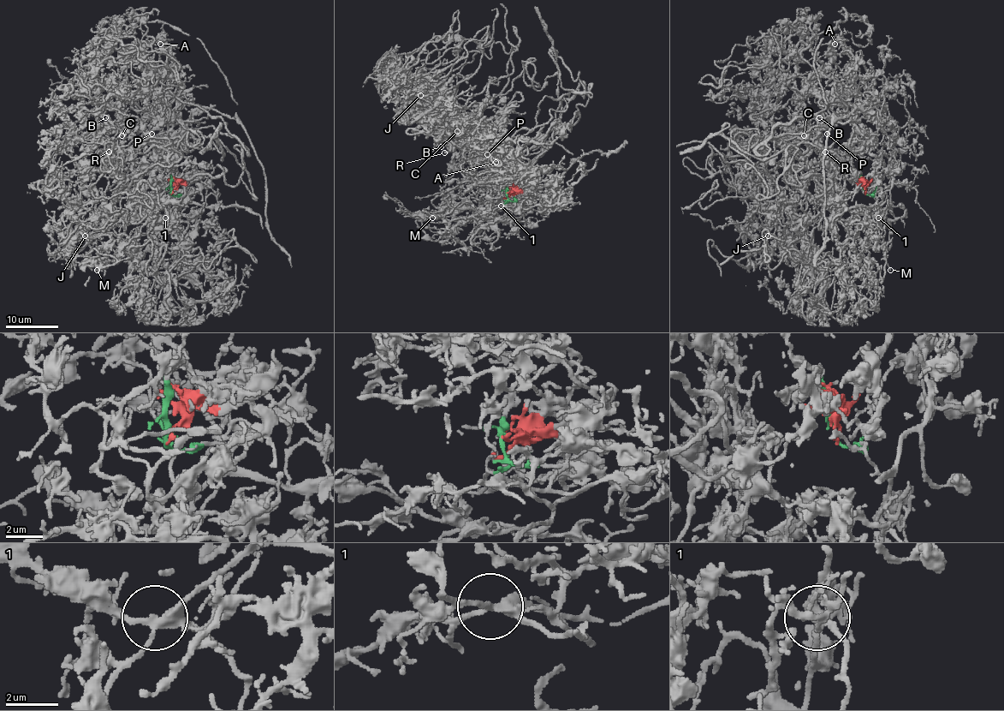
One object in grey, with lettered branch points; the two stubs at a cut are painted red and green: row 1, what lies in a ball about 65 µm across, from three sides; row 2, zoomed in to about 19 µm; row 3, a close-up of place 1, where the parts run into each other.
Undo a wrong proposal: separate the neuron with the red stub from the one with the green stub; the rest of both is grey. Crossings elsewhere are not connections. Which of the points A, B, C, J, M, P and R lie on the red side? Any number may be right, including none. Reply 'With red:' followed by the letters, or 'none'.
With red: A, B, C, J, P, R

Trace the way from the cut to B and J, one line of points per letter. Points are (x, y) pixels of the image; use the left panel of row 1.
B: (172, 192), (180, 184), (199, 188), (175, 201), (138, 185), (143, 133), (106, 116)
J: (172, 192), (136, 194), (123, 252), (85, 236)

